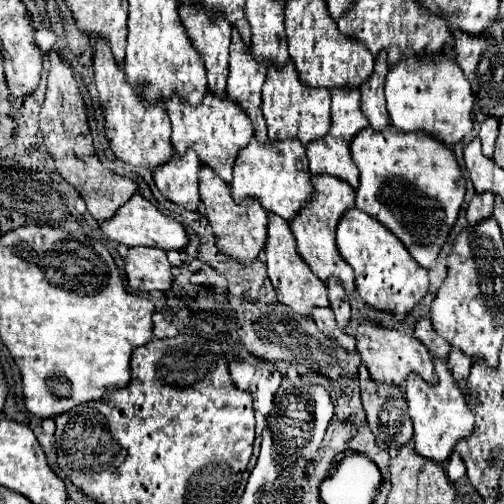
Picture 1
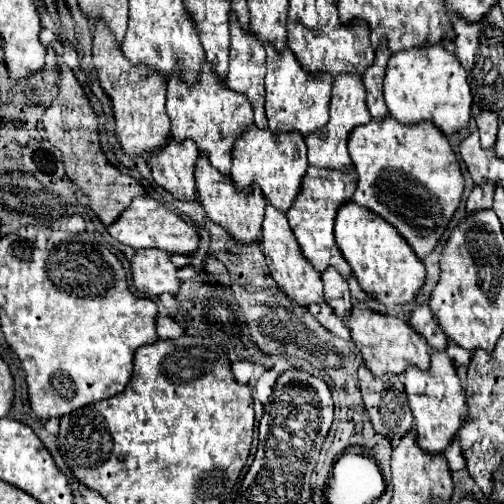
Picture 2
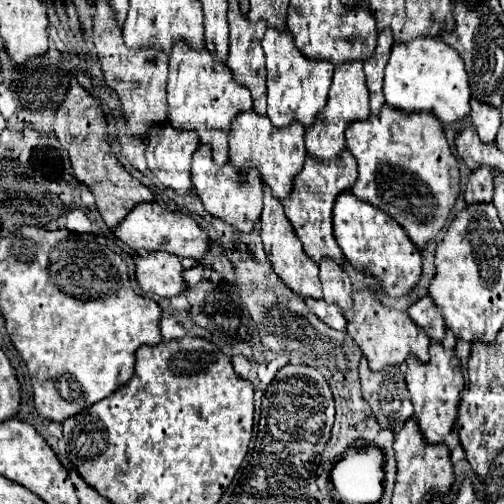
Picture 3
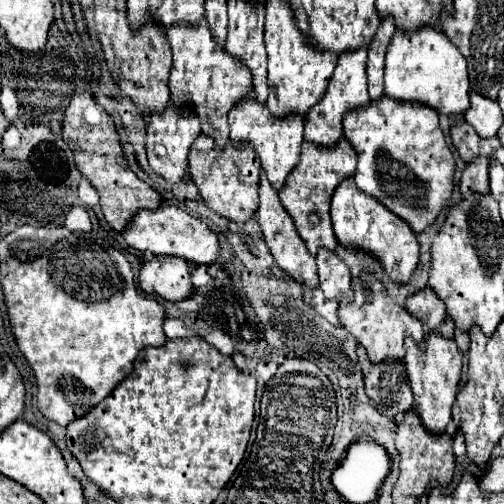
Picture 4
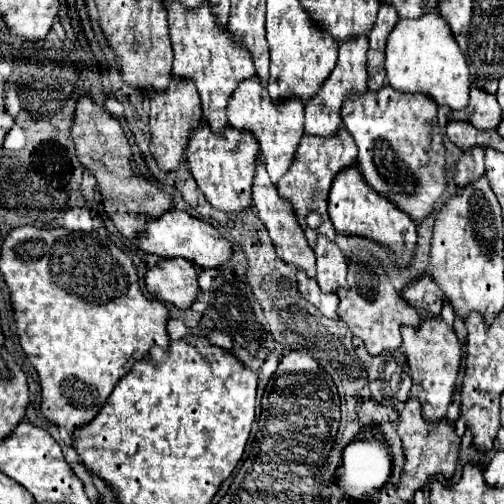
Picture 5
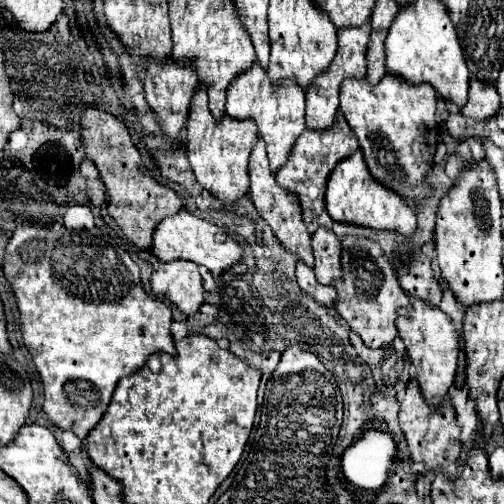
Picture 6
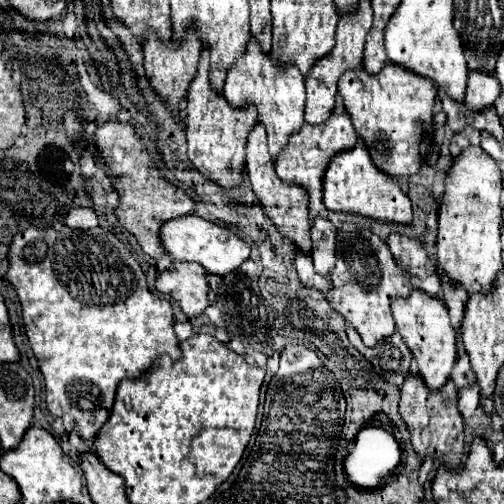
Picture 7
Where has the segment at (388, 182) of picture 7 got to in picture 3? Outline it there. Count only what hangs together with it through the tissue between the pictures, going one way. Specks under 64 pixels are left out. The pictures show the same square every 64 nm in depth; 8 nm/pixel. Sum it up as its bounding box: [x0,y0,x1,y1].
[334,190,422,296]

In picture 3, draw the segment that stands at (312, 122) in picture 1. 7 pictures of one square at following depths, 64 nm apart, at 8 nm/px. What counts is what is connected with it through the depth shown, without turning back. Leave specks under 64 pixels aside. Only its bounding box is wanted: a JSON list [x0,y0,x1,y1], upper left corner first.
[262,26,334,128]

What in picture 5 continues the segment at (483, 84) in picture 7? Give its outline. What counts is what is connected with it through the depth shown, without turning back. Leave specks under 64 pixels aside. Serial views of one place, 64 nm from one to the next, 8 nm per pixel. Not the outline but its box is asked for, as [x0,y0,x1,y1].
[450,86,502,130]

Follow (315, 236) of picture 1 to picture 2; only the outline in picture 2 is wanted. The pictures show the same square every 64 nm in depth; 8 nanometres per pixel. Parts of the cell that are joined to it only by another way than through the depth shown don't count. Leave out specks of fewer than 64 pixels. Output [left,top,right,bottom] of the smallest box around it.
[286,164,356,278]

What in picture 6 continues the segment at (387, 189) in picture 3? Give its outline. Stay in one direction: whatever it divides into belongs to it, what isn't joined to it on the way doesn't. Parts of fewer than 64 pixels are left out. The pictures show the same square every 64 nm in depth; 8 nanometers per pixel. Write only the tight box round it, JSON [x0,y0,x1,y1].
[340,74,438,206]

